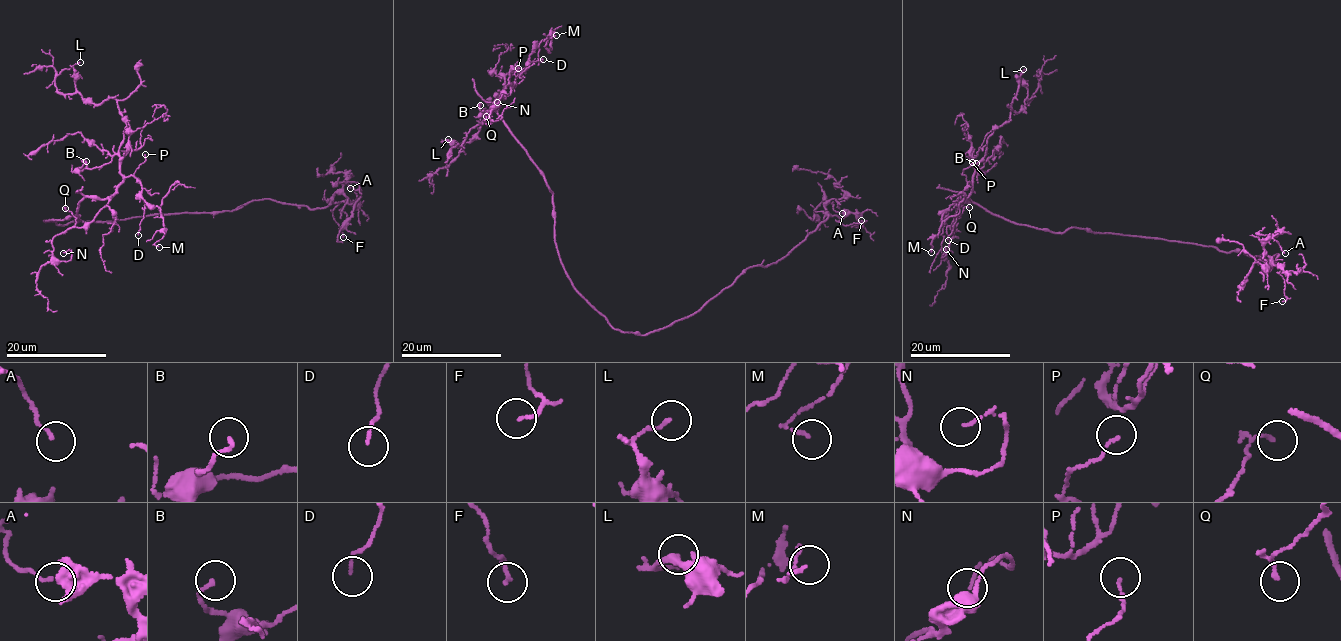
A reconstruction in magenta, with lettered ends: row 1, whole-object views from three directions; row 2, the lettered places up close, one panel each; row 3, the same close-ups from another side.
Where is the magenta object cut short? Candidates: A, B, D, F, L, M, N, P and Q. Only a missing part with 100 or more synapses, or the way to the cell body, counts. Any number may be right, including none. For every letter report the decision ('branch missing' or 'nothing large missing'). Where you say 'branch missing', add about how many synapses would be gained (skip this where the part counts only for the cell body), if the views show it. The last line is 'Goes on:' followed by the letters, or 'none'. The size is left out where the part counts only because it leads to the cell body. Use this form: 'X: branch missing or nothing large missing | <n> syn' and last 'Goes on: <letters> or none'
A: nothing large missing
B: nothing large missing
D: nothing large missing
F: nothing large missing
L: nothing large missing
M: nothing large missing
N: nothing large missing
P: nothing large missing
Q: nothing large missing
Goes on: none

